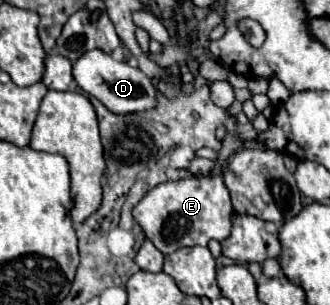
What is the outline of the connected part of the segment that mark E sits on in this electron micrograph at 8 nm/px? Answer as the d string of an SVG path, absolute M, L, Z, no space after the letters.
M221 170L211 176L189 176L151 188L133 208L135 222L163 254L173 254L183 246L207 246L209 240L223 242L233 226L233 206L223 174Z

